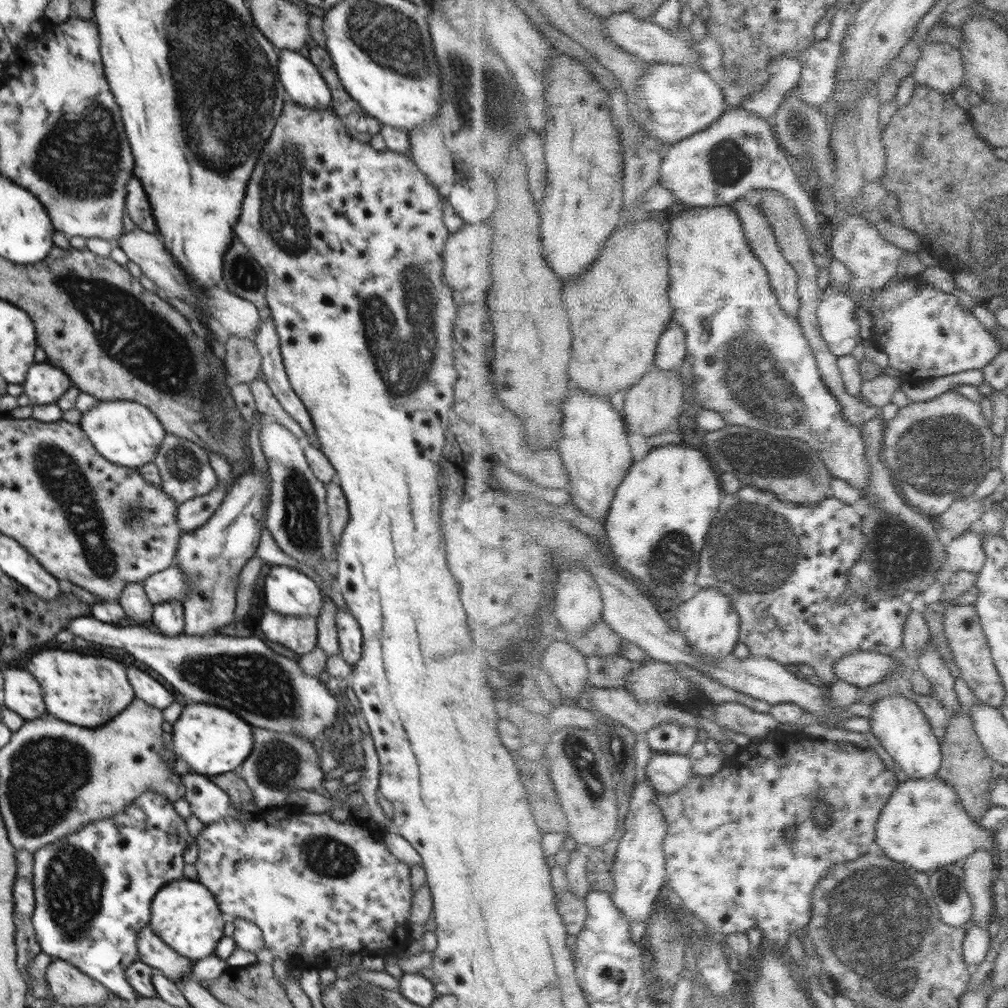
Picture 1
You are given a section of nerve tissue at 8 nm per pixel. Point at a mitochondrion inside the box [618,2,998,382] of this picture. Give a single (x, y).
(728, 159)

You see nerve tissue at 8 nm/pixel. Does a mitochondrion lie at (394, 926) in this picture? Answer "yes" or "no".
no

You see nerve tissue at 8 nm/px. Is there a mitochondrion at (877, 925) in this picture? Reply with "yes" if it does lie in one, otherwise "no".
yes

